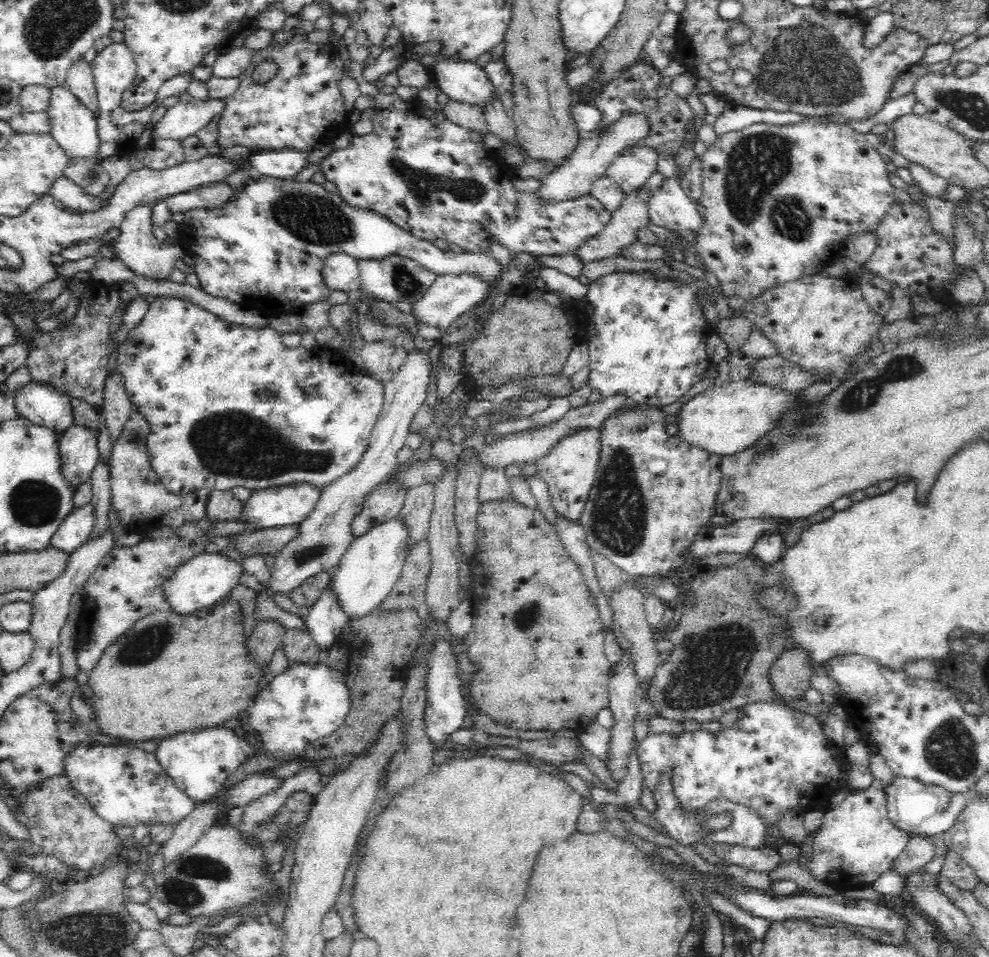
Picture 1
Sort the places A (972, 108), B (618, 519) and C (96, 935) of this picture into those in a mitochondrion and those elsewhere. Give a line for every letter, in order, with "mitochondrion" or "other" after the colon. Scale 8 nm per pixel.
A: mitochondrion
B: mitochondrion
C: mitochondrion

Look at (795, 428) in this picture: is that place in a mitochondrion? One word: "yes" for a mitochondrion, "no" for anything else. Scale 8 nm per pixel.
yes

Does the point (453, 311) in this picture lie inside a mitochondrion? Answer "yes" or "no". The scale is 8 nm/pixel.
no

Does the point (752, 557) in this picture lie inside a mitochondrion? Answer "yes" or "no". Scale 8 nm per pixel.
no

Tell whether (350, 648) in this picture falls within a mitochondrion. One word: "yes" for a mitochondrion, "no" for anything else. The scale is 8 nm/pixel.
no

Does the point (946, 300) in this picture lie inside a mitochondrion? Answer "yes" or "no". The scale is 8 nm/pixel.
no

